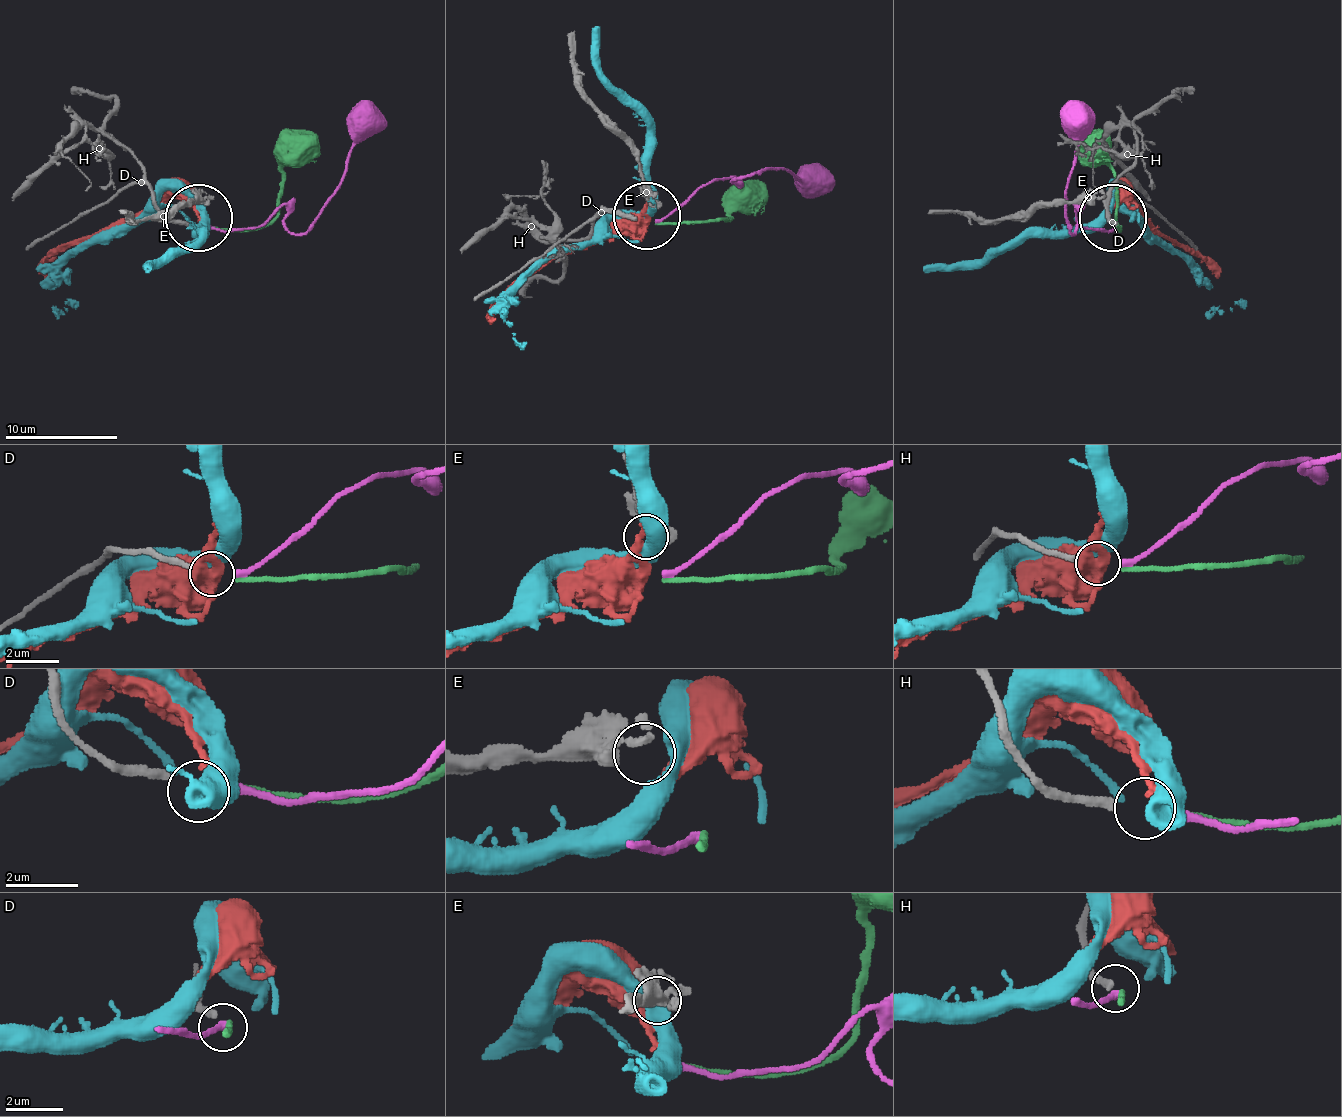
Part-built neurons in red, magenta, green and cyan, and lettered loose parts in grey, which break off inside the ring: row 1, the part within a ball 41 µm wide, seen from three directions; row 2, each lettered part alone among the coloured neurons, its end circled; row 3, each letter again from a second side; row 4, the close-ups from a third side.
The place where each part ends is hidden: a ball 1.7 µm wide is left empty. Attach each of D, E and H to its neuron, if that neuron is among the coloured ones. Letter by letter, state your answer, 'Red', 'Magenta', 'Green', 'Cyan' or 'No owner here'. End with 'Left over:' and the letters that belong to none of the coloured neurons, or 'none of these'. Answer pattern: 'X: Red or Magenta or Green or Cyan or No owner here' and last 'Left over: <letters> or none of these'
D: Magenta
E: No owner here
H: Green
Left over: E

